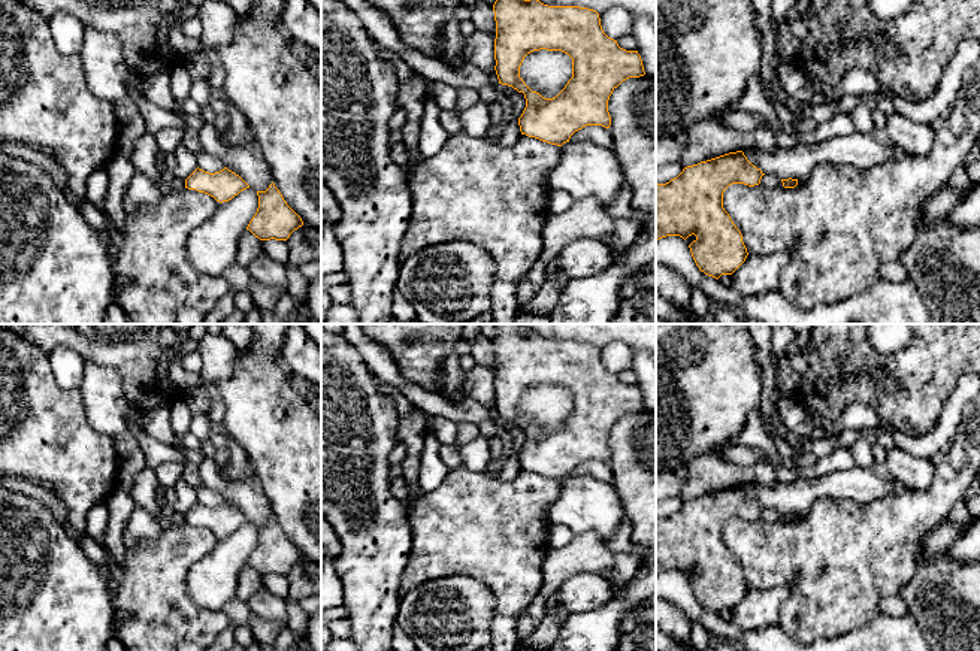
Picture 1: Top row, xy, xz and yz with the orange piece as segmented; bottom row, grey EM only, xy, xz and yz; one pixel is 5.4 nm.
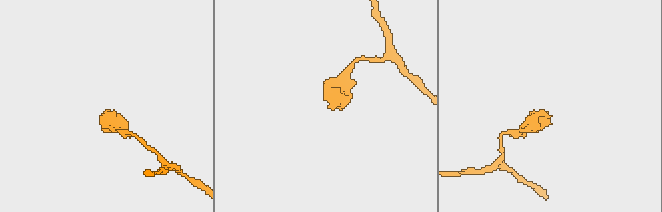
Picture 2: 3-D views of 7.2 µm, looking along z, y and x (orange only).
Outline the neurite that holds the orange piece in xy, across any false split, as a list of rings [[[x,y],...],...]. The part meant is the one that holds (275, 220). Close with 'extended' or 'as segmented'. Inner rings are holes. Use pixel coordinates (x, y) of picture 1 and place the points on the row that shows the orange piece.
[[[272,182],[266,191],[257,191],[258,208],[246,230],[260,240],[287,240],[303,225],[302,218],[287,205]]]; as segmented

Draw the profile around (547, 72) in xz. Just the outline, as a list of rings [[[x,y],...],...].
[[[533,51],[520,66],[520,78],[532,91],[553,99],[572,78],[572,58],[562,51]]]

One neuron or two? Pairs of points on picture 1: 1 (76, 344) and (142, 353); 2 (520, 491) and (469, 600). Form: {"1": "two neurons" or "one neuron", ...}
{"1": "one neuron", "2": "two neurons"}

